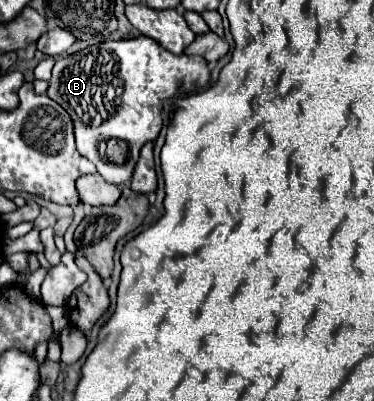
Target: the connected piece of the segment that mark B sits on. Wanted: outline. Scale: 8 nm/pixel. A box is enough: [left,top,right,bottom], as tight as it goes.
[47,36,209,186]

